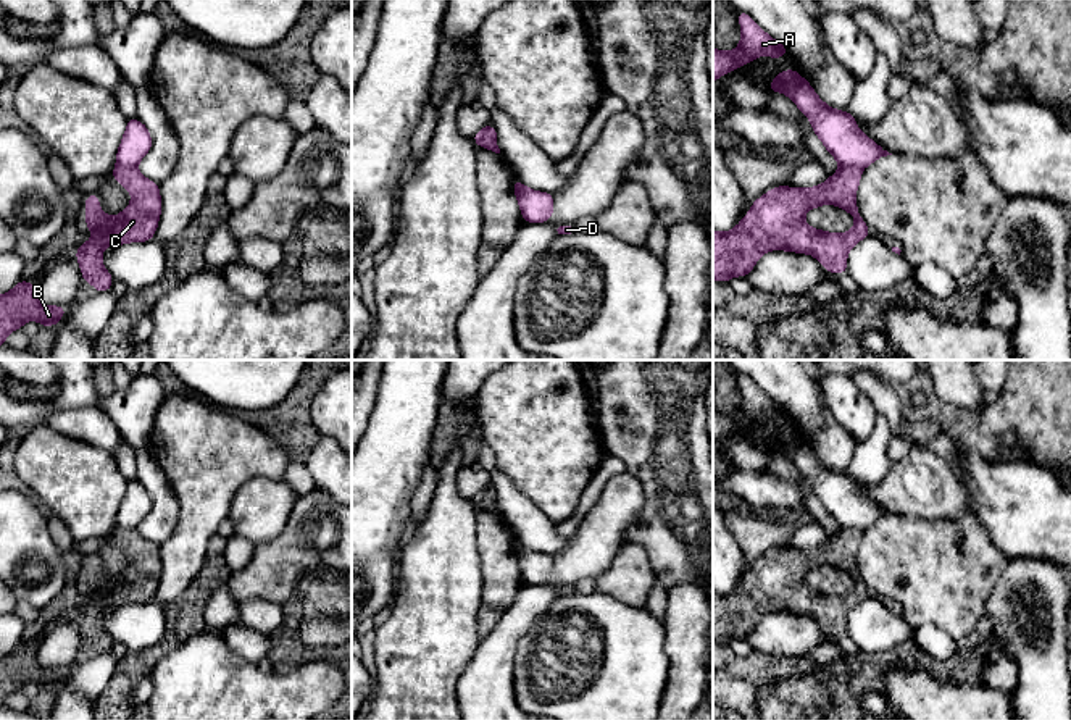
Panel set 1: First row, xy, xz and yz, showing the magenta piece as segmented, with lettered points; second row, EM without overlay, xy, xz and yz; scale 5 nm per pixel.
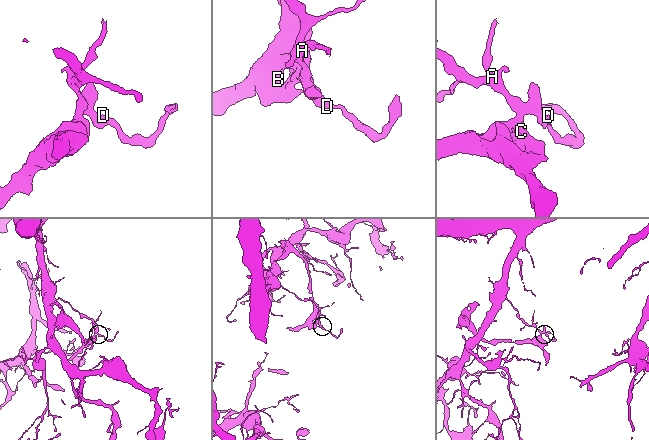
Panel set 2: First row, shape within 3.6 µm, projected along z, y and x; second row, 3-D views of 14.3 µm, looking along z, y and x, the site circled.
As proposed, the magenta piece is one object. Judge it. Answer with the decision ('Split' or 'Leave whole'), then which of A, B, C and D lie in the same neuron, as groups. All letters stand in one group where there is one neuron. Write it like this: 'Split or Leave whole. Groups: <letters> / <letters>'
Split. Groups: A D / B C

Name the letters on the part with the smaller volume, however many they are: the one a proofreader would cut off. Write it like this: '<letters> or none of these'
B, C

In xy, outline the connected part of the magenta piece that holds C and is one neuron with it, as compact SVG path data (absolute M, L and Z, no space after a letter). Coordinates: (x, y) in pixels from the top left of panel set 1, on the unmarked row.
M116 528L110 536L132 555L132 562L118 578L106 578L100 571L98 555L87 557L85 586L90 589L90 601L74 613L84 644L92 644L97 654L110 652L115 644L102 625L103 610L153 601L161 575L156 544L135 530Z

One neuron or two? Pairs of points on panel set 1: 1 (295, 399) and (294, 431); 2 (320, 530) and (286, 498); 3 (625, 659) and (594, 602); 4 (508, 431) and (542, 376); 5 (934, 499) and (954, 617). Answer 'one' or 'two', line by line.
1: one
2: two
3: one
4: one
5: two

